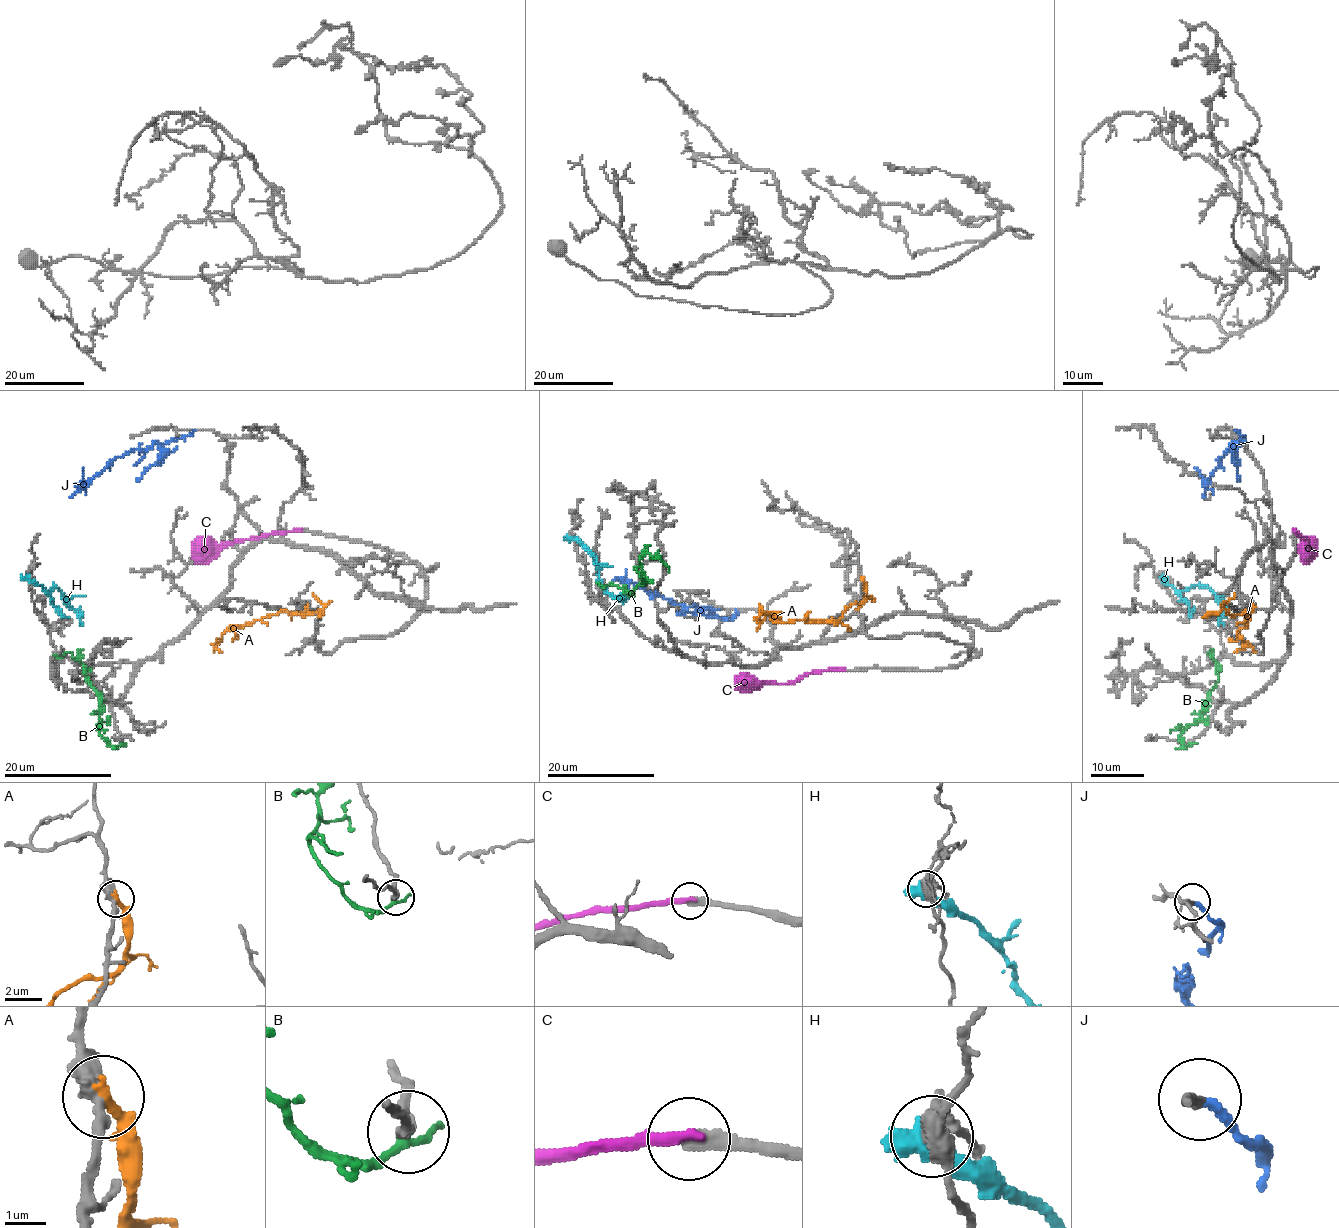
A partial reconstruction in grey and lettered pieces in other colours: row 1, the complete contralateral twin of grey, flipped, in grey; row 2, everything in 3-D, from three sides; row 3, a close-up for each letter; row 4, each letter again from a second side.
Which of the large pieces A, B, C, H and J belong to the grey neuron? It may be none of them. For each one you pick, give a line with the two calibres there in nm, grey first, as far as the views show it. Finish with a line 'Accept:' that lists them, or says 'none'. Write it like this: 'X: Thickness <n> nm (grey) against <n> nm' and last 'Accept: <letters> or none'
Accept: none

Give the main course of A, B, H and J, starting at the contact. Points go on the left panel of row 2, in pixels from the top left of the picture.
A: (320, 615), (321, 610), (304, 615), (282, 611), (242, 626), (230, 626), (215, 647), (220, 652)
B: (122, 743), (111, 746), (99, 733), (100, 699), (87, 680), (84, 666), (70, 652), (54, 654)
H: (27, 576), (44, 590), (50, 591), (55, 585), (63, 600), (75, 611), (80, 626)
J: (193, 429), (187, 436), (153, 442), (145, 450), (131, 449), (115, 457), (82, 487), (83, 468)

